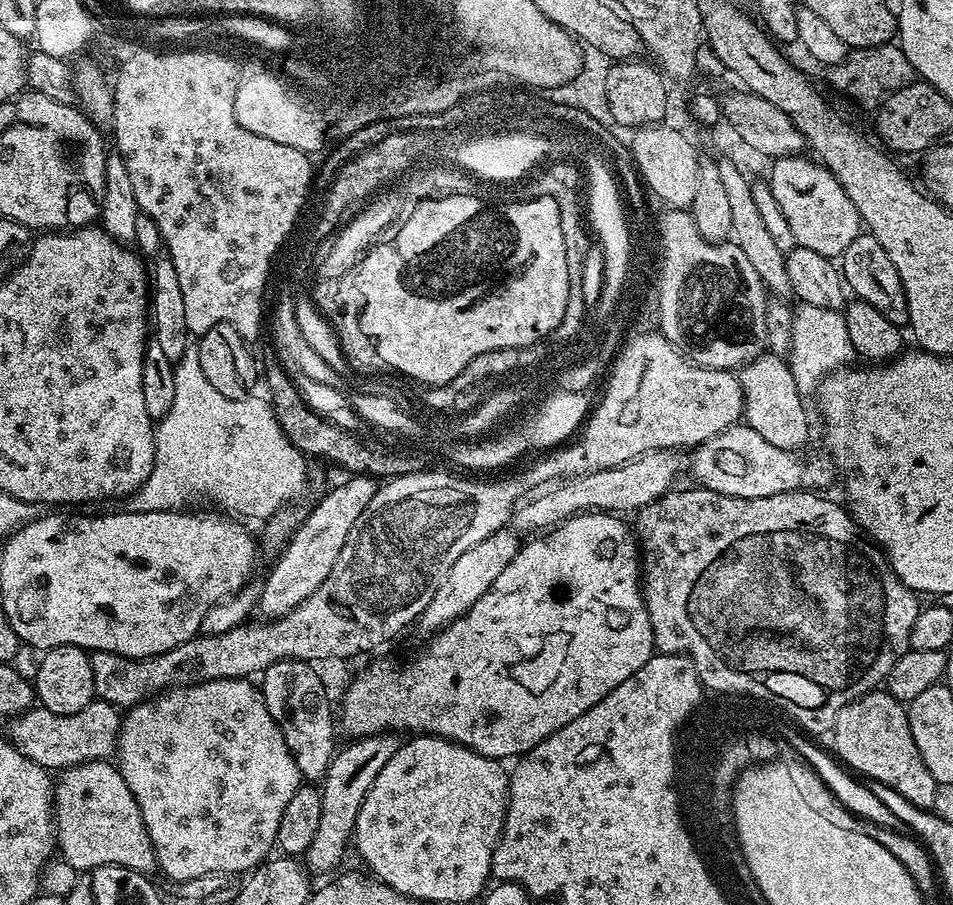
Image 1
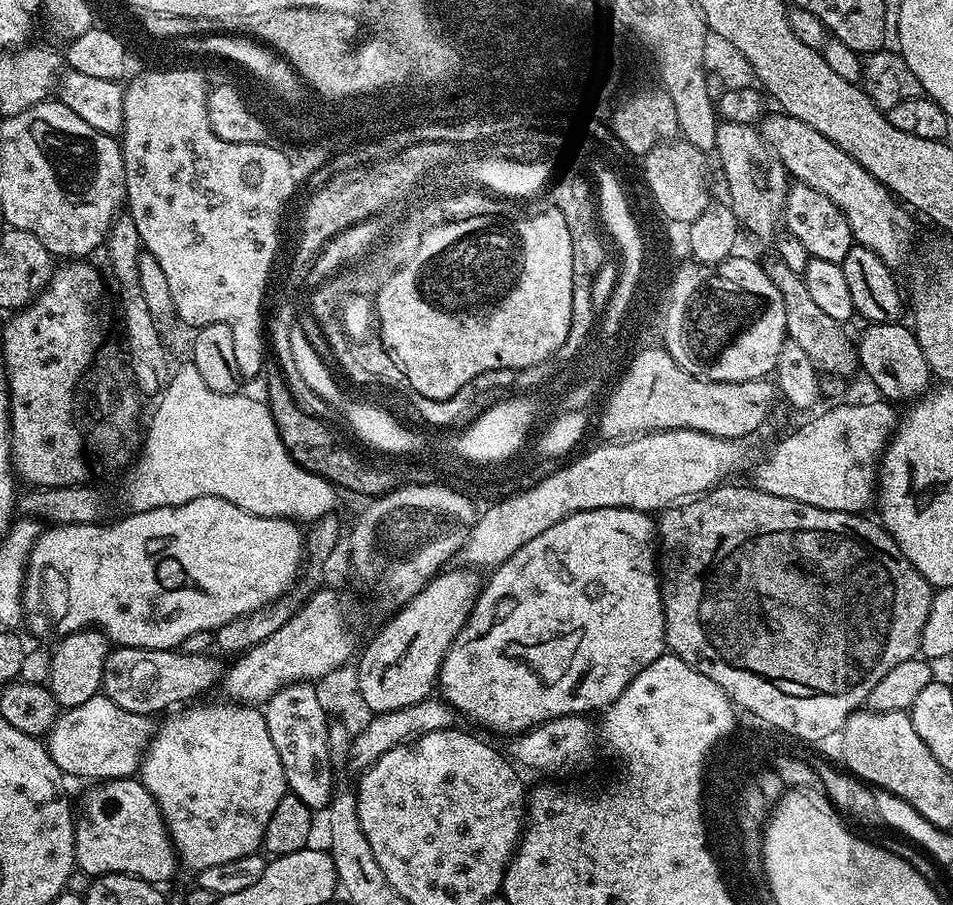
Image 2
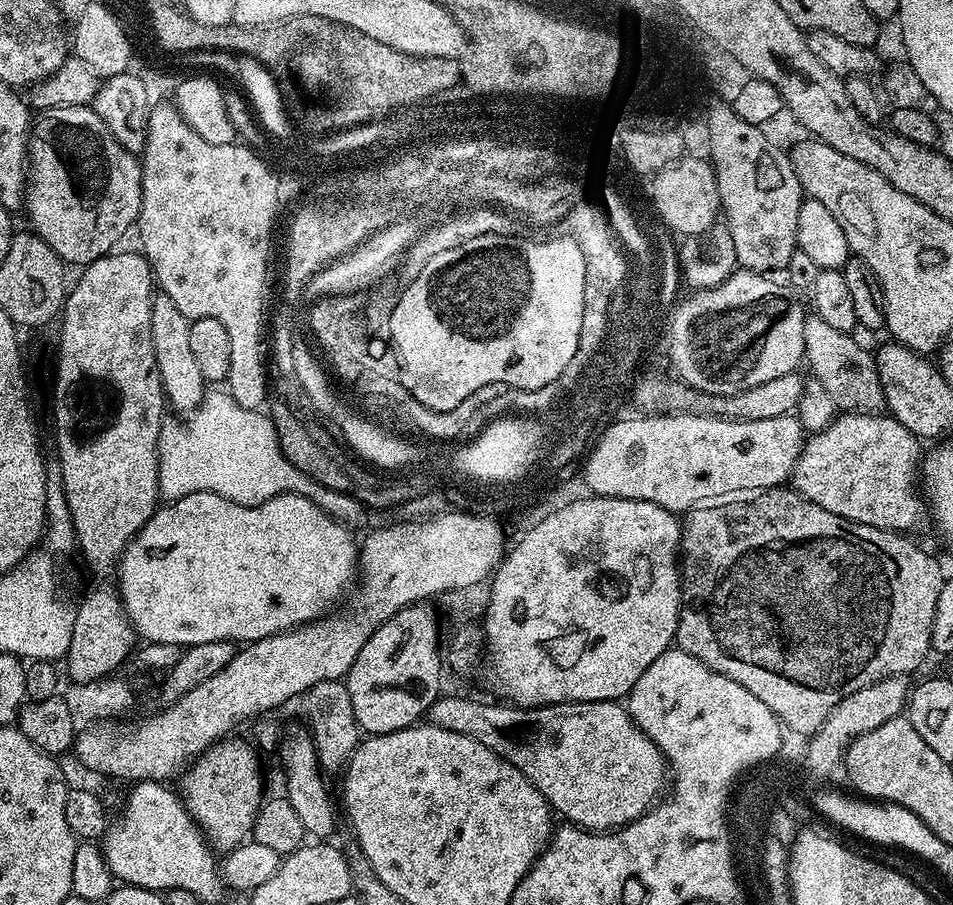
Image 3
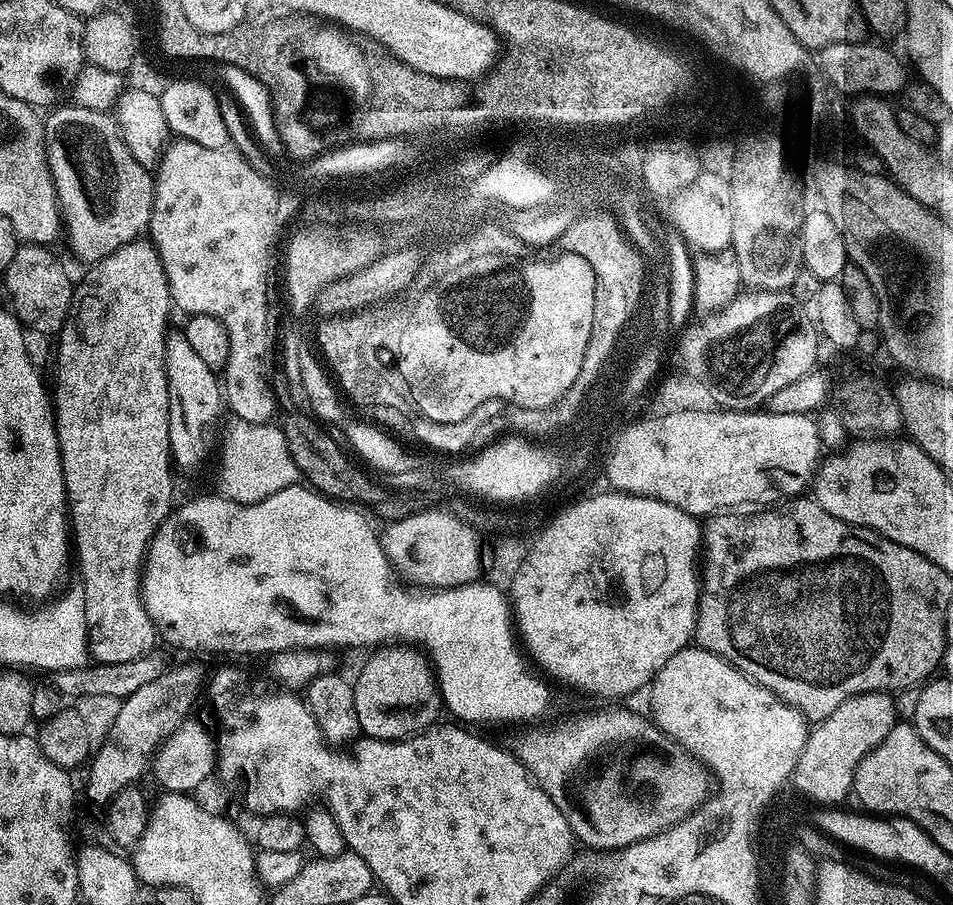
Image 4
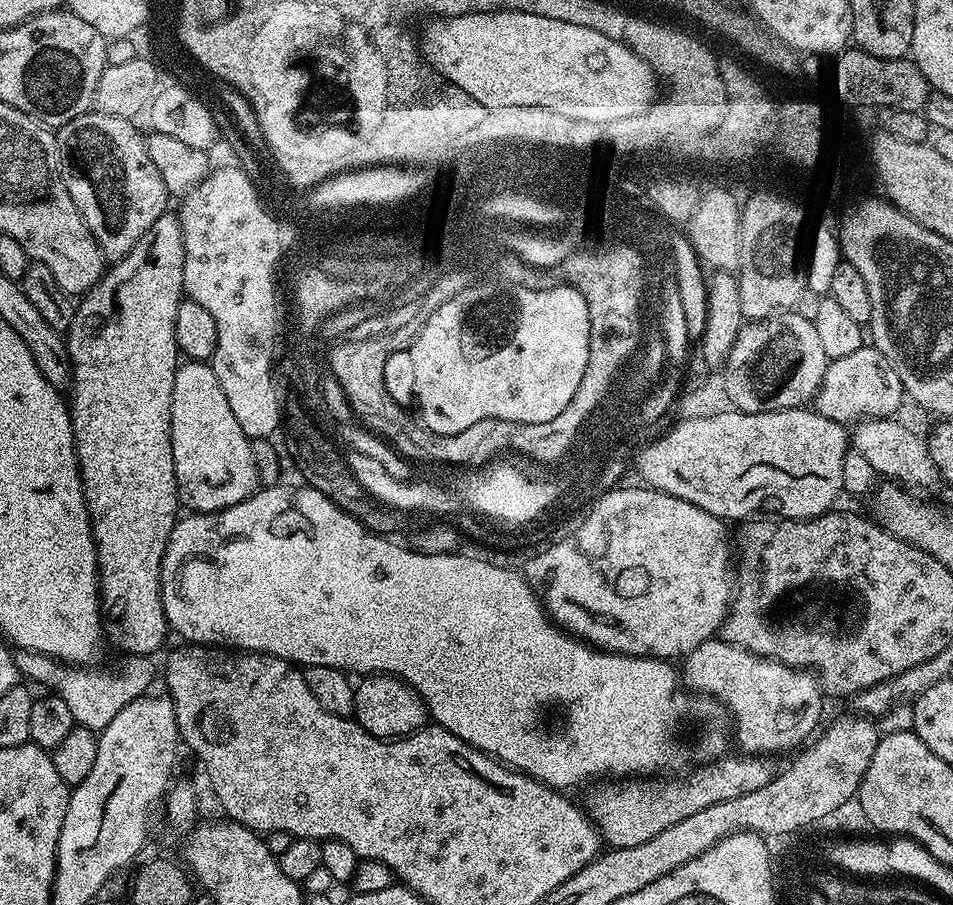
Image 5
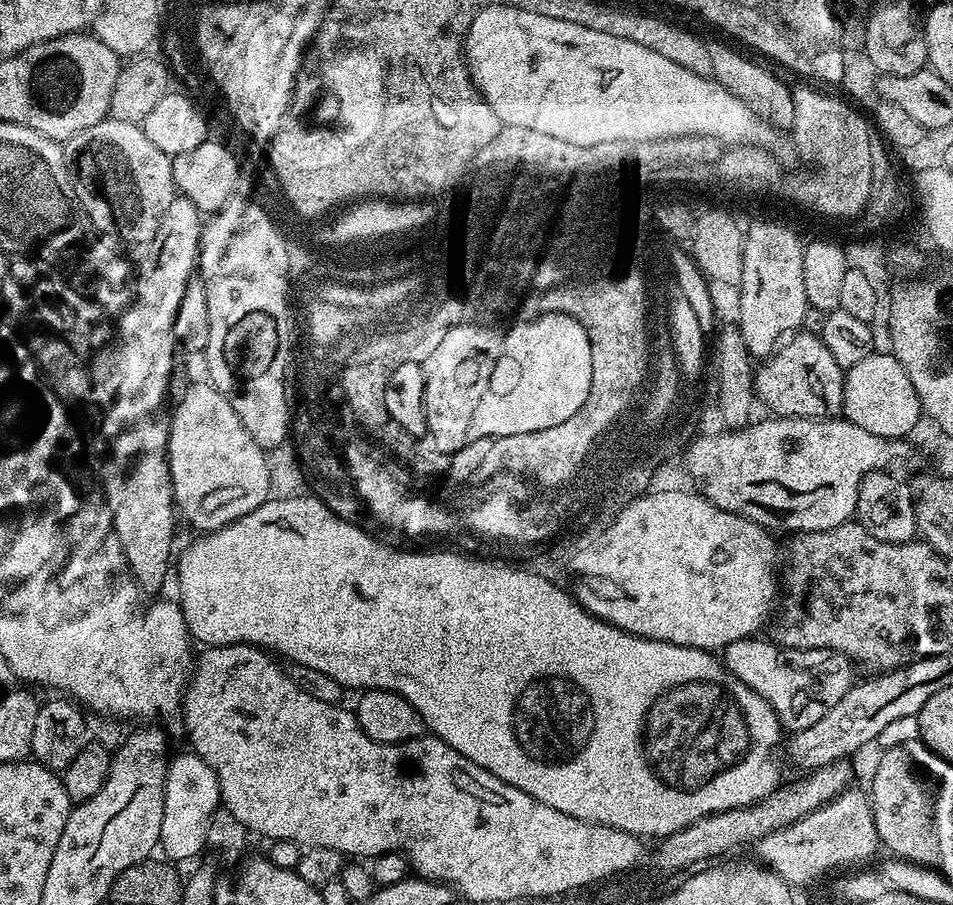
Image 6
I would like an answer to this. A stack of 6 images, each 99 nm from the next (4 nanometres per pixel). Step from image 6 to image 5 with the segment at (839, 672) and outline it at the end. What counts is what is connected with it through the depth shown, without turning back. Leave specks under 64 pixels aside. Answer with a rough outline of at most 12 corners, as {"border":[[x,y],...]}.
{"border":[[722,638],[683,664],[723,702],[741,753],[799,749],[825,697],[811,671]]}

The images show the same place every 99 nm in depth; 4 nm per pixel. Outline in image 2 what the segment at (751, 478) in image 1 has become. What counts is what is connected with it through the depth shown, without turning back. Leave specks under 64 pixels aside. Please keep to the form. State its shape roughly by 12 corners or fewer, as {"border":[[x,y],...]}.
{"border":[[817,411],[768,452],[755,487],[867,513],[898,412]]}

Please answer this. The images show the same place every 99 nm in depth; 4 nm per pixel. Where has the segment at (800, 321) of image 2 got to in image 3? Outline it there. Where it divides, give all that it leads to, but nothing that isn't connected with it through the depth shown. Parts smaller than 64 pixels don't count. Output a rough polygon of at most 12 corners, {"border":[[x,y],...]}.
{"border":[[805,315],[804,360],[841,413],[886,408],[876,357]]}

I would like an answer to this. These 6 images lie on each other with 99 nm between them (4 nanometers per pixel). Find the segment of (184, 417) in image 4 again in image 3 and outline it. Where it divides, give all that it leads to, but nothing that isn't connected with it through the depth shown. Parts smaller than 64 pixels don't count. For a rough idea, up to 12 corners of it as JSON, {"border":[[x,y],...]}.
{"border":[[160,294],[152,341],[160,385],[176,414],[206,395],[190,346],[192,321]]}

